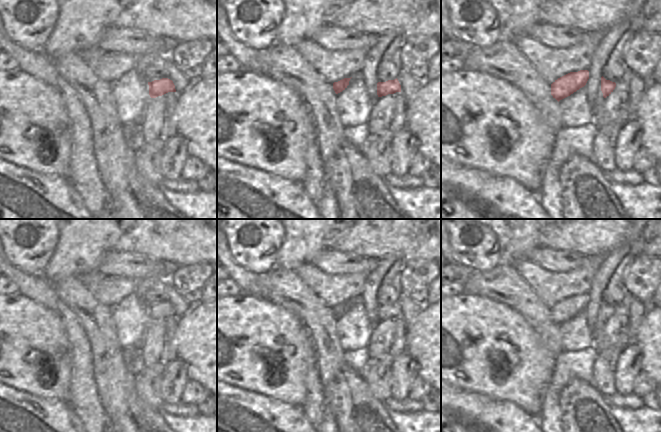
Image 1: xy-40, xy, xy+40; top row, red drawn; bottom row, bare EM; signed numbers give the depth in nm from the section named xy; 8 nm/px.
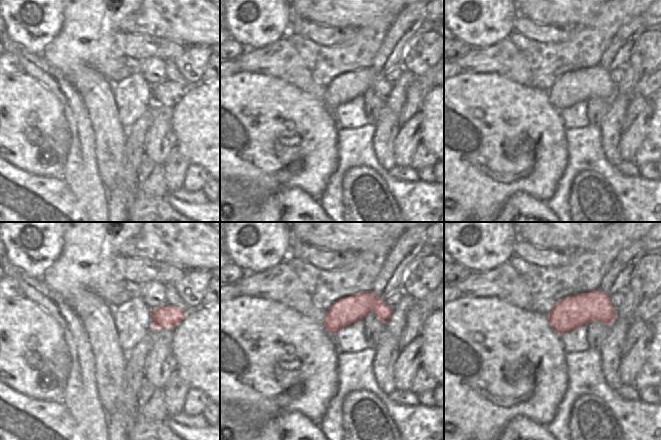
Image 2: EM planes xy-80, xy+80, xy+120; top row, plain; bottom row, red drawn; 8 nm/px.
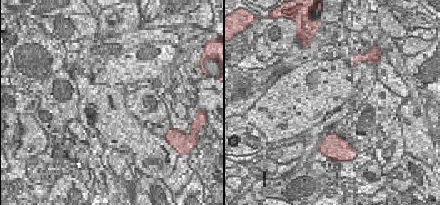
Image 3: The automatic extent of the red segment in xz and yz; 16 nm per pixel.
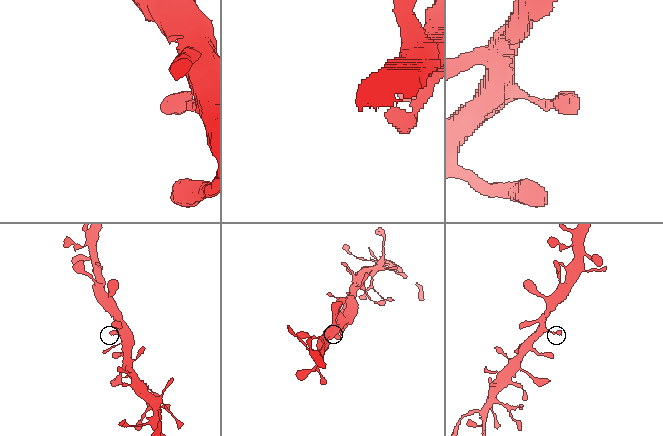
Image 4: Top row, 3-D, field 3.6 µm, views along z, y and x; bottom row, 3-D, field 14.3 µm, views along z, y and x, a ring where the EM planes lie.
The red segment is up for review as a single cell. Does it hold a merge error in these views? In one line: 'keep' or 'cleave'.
keep

